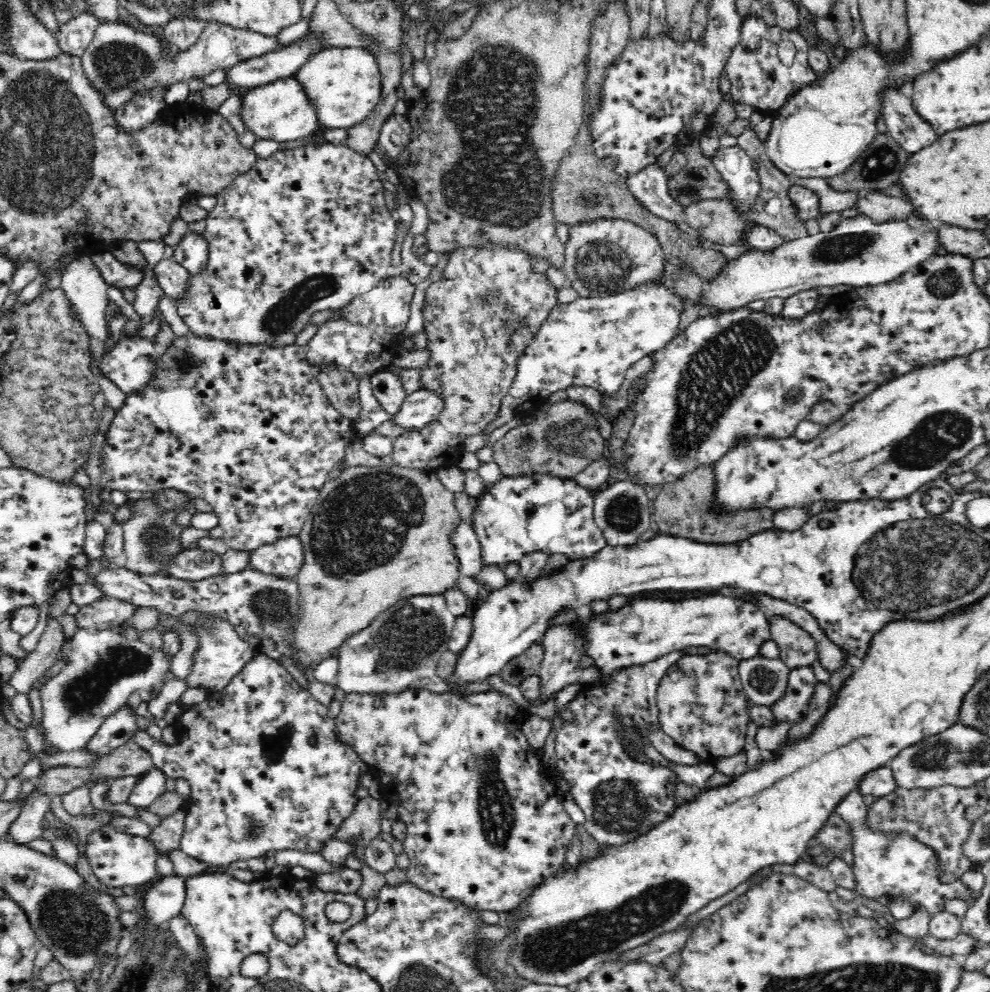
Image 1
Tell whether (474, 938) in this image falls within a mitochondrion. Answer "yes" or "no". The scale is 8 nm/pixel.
no

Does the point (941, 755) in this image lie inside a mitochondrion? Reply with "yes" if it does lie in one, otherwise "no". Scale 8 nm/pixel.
yes

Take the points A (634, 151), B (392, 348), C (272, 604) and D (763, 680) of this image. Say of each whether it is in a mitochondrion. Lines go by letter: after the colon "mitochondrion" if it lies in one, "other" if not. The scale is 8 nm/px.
A: other
B: other
C: mitochondrion
D: mitochondrion

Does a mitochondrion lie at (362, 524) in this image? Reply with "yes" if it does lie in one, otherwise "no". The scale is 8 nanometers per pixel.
yes

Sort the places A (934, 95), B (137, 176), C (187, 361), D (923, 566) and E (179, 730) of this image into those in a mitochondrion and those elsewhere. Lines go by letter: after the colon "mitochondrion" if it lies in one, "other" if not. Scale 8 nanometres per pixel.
A: other
B: other
C: mitochondrion
D: mitochondrion
E: other

